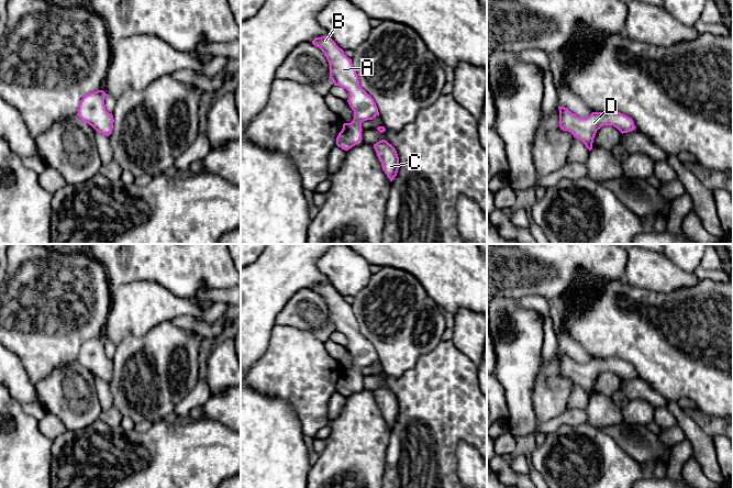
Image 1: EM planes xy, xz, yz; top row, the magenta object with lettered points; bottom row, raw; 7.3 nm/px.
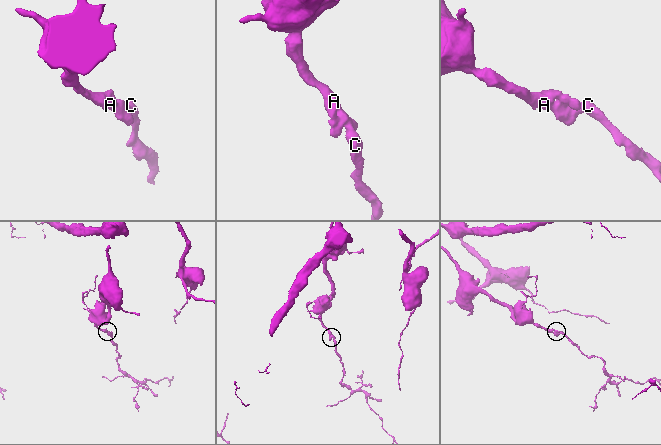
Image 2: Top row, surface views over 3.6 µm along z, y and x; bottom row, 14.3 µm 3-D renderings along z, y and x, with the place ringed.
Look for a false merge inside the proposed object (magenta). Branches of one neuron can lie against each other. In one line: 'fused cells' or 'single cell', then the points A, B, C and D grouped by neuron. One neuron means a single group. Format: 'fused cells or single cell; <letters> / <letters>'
single cell; A B C D

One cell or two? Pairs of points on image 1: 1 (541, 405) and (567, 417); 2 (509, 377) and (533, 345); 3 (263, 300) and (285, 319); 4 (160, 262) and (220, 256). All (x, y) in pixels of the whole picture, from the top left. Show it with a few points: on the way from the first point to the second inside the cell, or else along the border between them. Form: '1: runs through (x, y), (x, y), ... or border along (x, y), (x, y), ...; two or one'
1: border along (565, 410), (550, 420), (537, 422); two
2: runs through (515, 369), (517, 362), (525, 353); one
3: border along (296, 294), (277, 314), (275, 323); two
4: runs through (175, 256), (206, 256); one

